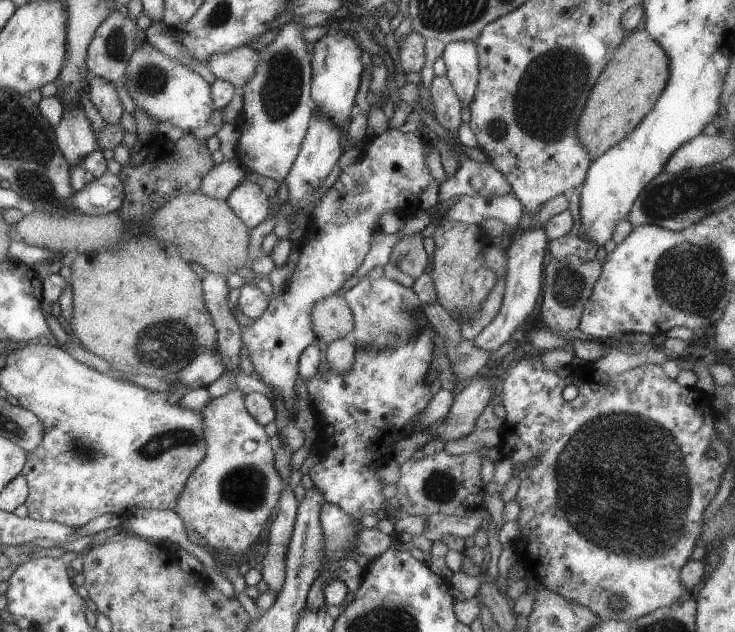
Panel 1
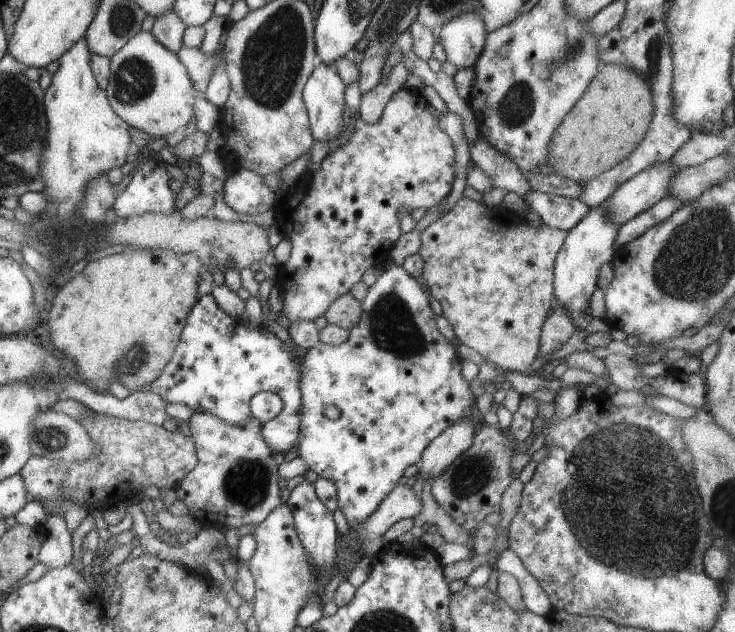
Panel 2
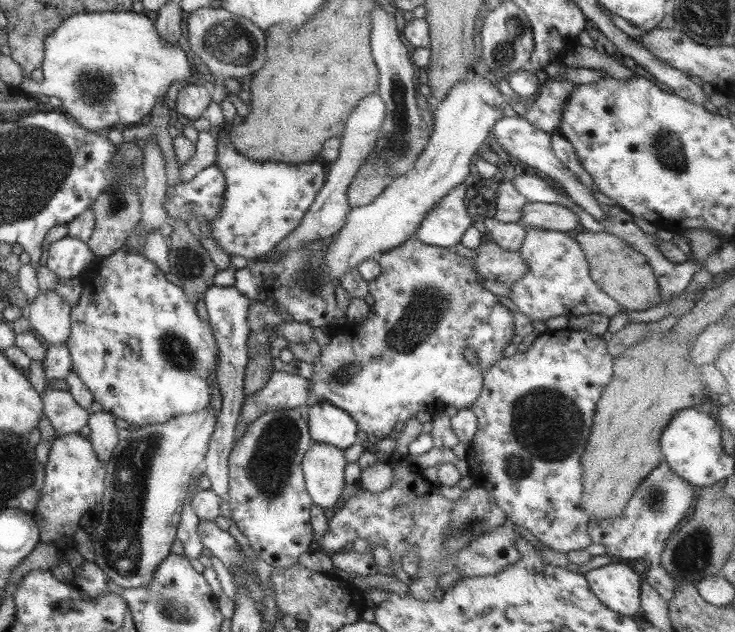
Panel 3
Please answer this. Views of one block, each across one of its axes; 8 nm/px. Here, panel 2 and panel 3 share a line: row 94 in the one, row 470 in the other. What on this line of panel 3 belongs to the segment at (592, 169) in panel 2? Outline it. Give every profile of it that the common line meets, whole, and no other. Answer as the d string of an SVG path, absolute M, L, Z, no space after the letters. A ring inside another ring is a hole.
M667 331L662 335L646 334L641 342L612 359L612 377L596 402L587 446L579 458L580 510L589 521L622 513L638 484L664 460L659 452L659 433L673 412L701 402L704 382L699 367L686 361L690 348L691 343L670 340Z

